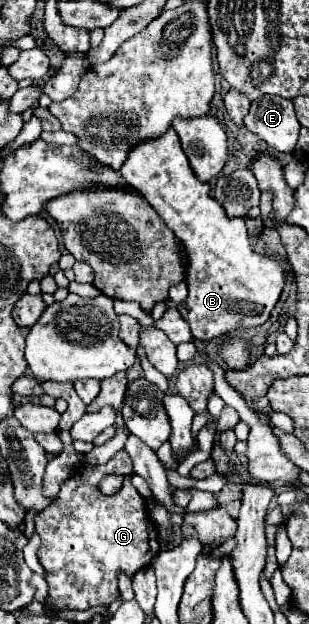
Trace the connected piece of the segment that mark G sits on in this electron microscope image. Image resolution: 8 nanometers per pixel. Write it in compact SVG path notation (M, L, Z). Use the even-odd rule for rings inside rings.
M120 450L116 456L112 456L110 462L98 464L98 466L80 466L74 476L66 478L60 484L60 496L54 504L50 504L46 510L38 512L34 518L36 534L40 536L42 544L38 548L38 560L46 568L46 582L50 598L48 602L54 608L90 608L90 604L96 600L98 604L110 606L118 598L118 574L124 572L128 576L134 576L138 570L146 568L152 558L160 552L158 544L158 532L152 520L146 514L144 498L138 494L138 490L132 486L130 478L134 476L132 460L128 452ZM108 474L122 474L124 486L114 496L104 496L98 490L98 484Z

